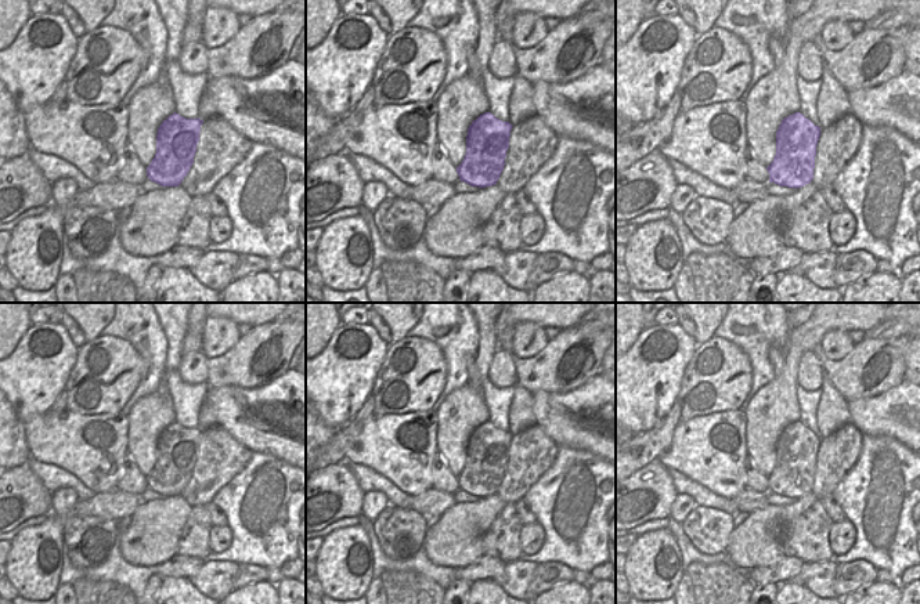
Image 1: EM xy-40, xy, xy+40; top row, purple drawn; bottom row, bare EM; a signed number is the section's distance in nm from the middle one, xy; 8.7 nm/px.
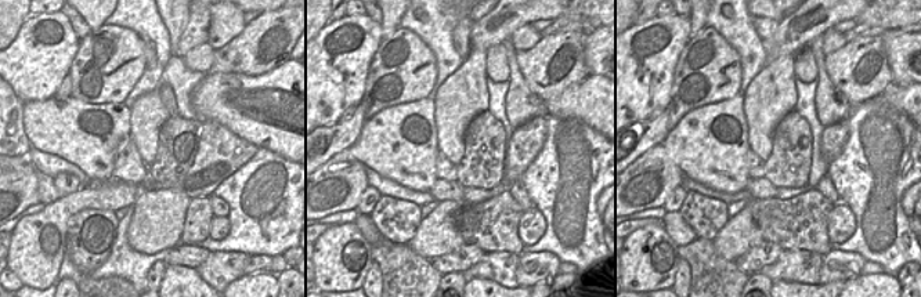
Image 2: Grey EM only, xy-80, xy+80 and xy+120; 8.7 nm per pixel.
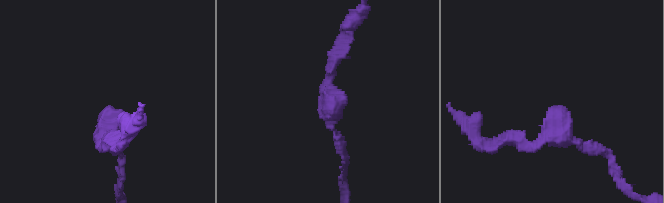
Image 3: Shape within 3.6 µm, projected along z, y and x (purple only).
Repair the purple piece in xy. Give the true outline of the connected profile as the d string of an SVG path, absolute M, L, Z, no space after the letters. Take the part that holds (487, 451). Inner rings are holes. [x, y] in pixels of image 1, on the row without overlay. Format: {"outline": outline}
{"outline": "M493 423L480 424L468 438L466 463L457 477L459 489L479 498L495 495L505 475L512 434Z"}

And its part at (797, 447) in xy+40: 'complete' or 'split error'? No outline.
complete

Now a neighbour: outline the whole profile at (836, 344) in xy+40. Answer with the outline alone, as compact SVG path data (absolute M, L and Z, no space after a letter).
M830 330L820 340L820 348L827 359L843 359L854 346L845 330Z

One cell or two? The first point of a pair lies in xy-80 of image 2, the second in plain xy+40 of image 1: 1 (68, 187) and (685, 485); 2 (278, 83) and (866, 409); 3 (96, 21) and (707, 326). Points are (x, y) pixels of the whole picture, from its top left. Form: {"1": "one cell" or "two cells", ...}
{"1": "two cells", "2": "one cell", "3": "one cell"}

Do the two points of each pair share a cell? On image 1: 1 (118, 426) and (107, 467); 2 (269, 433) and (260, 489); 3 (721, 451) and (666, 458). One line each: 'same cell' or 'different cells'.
1: same cell
2: different cells
3: same cell

